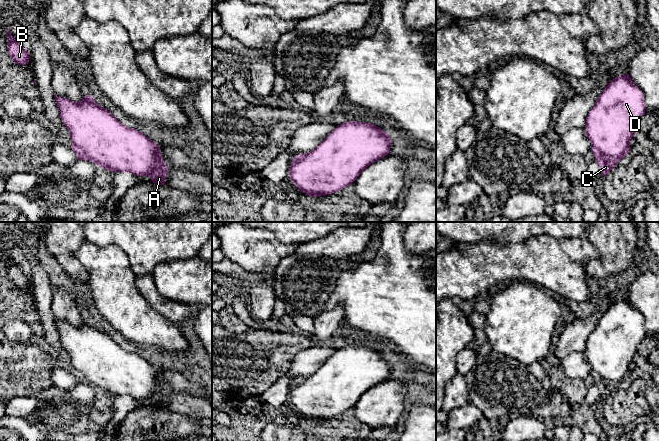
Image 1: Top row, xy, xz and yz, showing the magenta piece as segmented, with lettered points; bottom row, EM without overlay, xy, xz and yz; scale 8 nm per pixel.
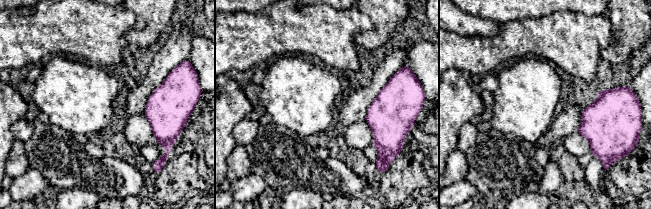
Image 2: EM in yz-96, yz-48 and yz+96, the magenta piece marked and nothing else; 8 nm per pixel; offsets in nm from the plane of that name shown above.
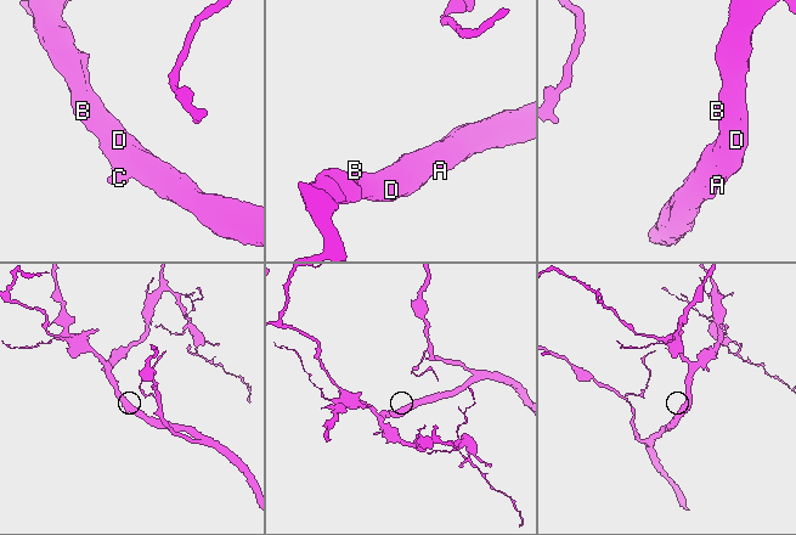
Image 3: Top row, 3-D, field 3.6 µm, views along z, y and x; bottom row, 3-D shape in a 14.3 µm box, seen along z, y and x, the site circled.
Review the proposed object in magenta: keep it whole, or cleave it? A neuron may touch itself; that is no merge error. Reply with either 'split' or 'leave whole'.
split

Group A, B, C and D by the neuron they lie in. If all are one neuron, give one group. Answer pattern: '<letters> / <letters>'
A B D / C

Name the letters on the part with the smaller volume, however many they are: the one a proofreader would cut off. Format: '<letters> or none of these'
C

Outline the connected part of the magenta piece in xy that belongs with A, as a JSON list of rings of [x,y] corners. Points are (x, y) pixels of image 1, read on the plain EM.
[[[88,316],[81,326],[72,326],[67,322],[58,321],[55,317],[54,321],[61,345],[70,357],[71,366],[82,373],[93,387],[104,391],[110,397],[130,396],[138,401],[154,400],[149,406],[167,410],[164,401],[171,393],[164,389],[160,369],[152,366],[139,354],[120,347],[109,334],[99,330]]]

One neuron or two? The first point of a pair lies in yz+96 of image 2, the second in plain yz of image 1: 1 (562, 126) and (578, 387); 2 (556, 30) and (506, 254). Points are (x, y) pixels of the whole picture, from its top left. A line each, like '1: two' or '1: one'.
1: two
2: one

